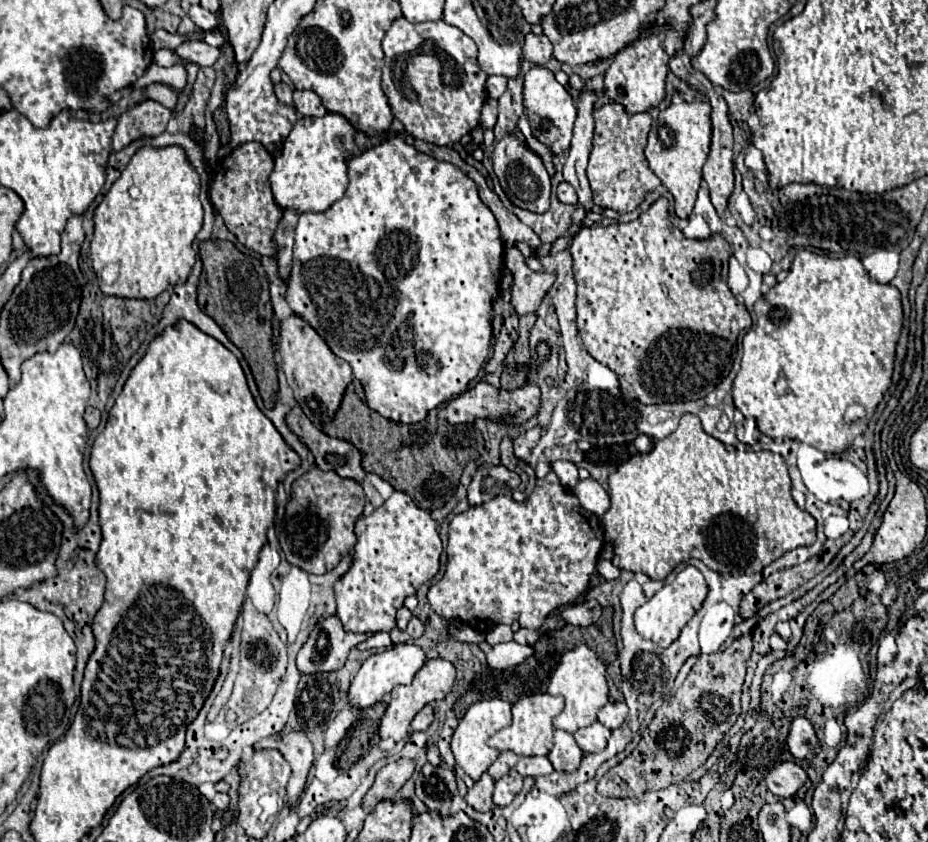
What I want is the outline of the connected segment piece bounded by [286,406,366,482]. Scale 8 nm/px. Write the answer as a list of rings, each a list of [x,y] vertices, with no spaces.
[[[294,406],[286,414],[286,426],[304,442],[304,446],[308,446],[320,470],[334,470],[338,476],[352,478],[356,482],[360,482],[366,474],[360,466],[362,456],[358,448],[346,440],[330,438],[322,430],[314,428],[300,406]]]

